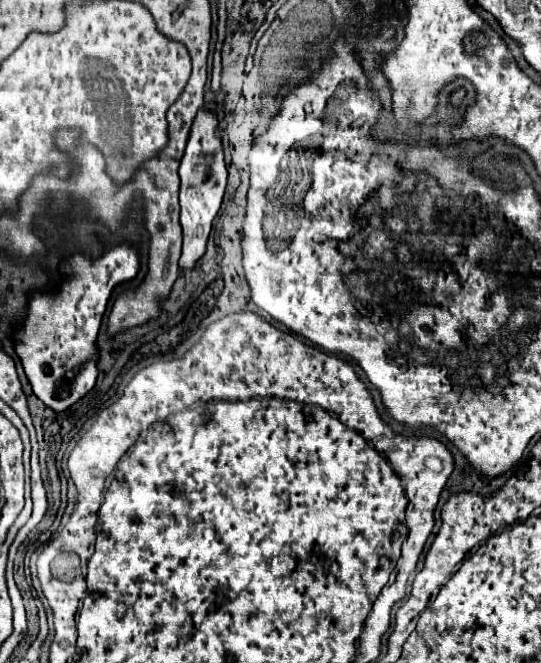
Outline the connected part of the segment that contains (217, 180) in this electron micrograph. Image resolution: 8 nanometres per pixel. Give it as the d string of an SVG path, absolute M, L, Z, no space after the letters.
M201 107L193 119L185 155L180 161L179 221L182 227L183 244L179 271L193 269L197 265L197 261L203 257L203 253L207 249L207 239L211 233L213 219L223 203L225 185L227 185L227 167L225 167L223 141L221 141L221 137L217 137L217 125L219 125L217 113L213 109Z

